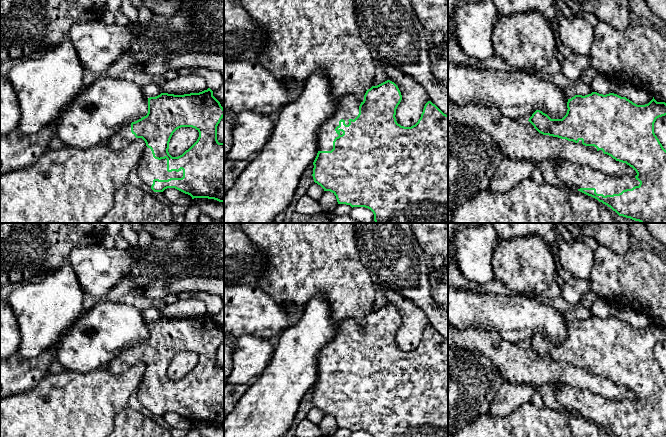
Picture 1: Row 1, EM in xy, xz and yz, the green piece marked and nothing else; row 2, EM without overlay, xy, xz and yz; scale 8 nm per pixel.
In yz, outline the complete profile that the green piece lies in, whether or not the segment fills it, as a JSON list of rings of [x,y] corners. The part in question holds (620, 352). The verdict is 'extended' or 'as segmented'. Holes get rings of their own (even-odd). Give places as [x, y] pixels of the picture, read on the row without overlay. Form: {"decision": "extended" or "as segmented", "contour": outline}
{"decision": "extended", "contour": [[[592,316],[568,323],[567,332],[562,343],[551,343],[536,334],[528,345],[543,359],[580,367],[589,374],[607,378],[632,391],[637,399],[610,400],[589,390],[558,384],[554,390],[566,411],[597,423],[616,437],[666,437],[666,374],[654,357],[656,343],[666,339],[666,327],[657,326],[653,321],[648,328],[637,329],[614,317]]]}

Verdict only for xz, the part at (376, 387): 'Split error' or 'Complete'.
Split error

